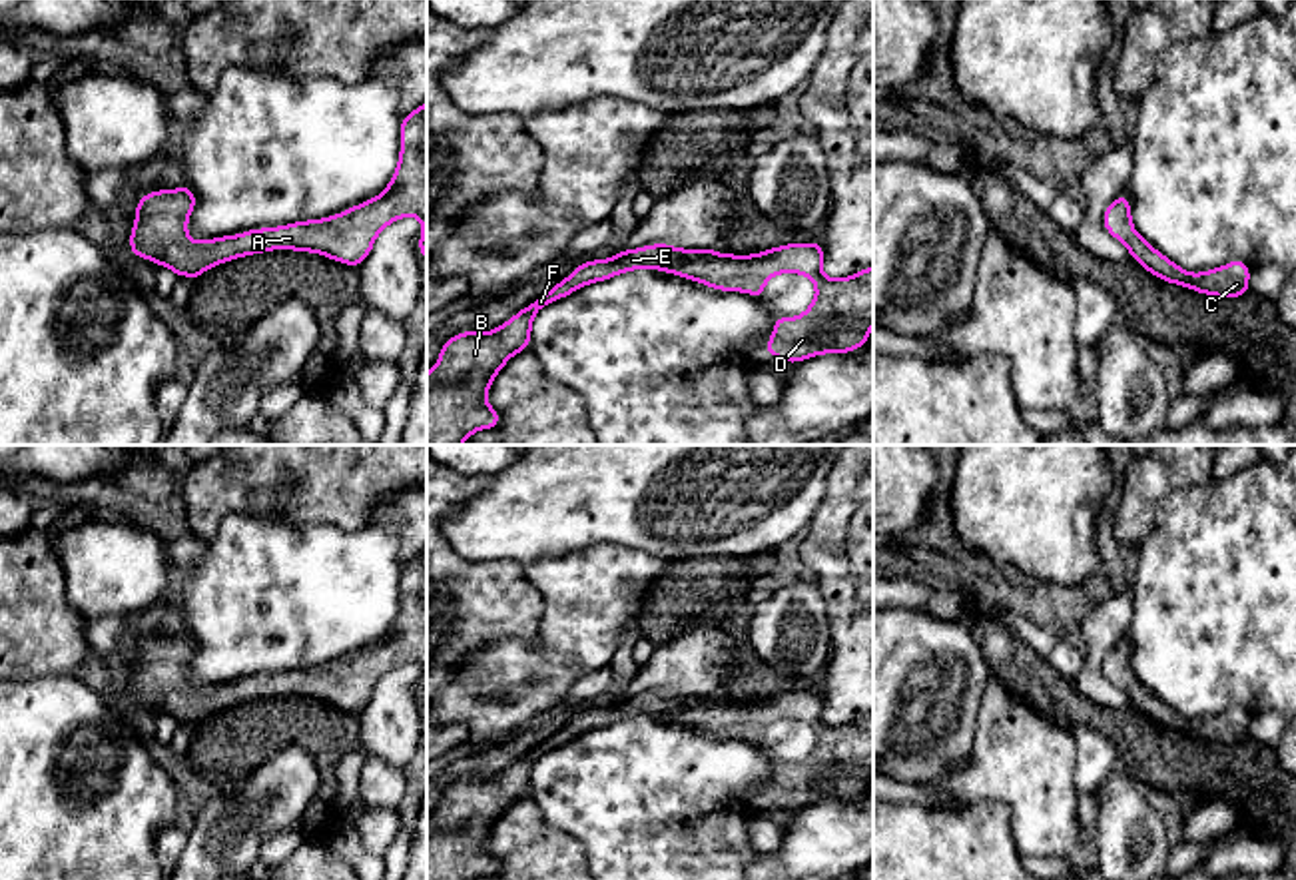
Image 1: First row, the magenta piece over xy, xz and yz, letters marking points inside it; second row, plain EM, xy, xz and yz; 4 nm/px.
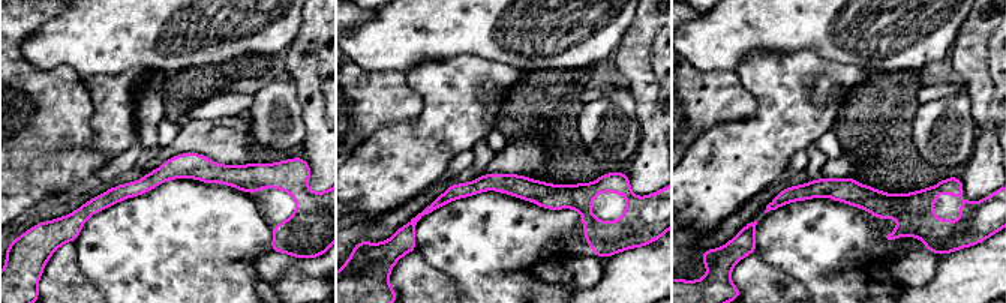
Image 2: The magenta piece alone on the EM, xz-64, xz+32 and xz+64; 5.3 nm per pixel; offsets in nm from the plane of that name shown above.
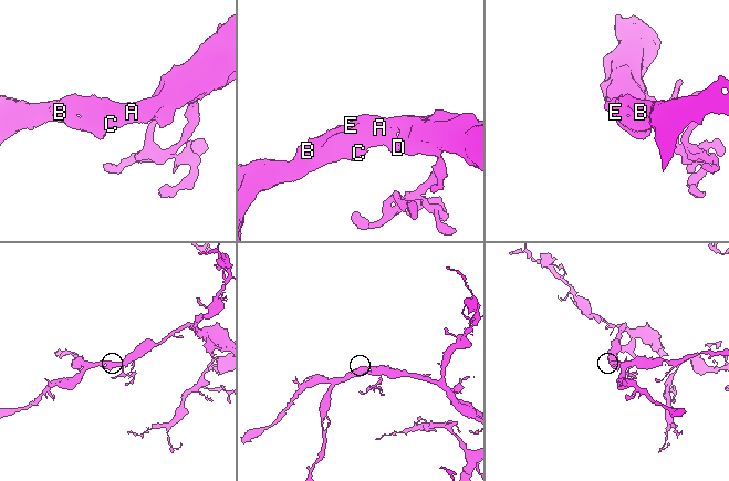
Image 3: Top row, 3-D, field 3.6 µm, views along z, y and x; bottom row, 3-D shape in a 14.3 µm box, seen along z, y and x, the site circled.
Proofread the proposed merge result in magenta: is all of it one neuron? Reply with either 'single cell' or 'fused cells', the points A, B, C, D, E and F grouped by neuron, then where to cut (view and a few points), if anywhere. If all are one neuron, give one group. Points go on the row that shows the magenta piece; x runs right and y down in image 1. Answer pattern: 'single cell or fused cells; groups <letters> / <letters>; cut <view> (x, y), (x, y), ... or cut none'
single cell; groups A B C D E F; cut none

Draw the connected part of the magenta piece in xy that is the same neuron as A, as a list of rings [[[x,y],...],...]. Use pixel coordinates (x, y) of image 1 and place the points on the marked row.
[[[427,102],[401,120],[399,166],[377,198],[325,220],[295,221],[279,227],[249,229],[237,235],[193,241],[187,220],[195,210],[195,192],[187,186],[142,194],[130,251],[169,267],[193,281],[209,267],[233,257],[271,249],[321,253],[359,267],[373,249],[375,237],[395,220],[419,218],[423,231],[419,255],[427,257]]]

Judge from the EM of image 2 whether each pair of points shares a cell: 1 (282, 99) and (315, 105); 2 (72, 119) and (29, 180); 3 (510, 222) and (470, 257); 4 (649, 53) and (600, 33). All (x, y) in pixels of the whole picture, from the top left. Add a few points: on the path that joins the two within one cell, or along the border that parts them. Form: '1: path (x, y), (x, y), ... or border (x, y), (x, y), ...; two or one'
1: border (291, 83), (297, 95), (305, 137); two
2: path (57, 134), (29, 165); one
3: path (500, 233), (489, 243), (480, 246); one
4: border (634, 15), (618, 50), (612, 56); two

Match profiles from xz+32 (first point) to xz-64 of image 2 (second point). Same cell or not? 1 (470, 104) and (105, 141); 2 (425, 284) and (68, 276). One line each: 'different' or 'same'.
1: same
2: same

